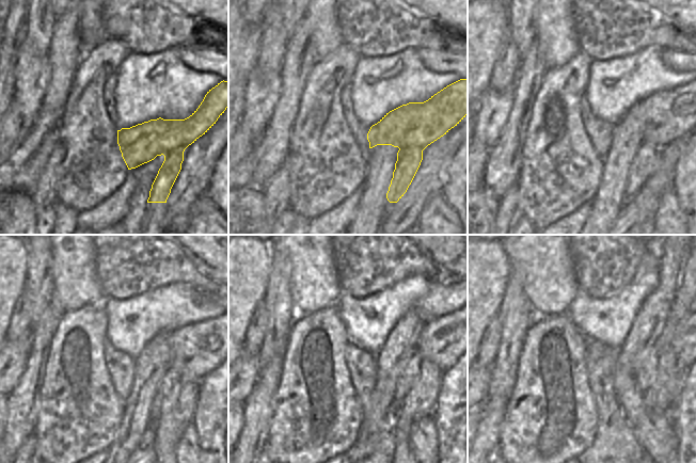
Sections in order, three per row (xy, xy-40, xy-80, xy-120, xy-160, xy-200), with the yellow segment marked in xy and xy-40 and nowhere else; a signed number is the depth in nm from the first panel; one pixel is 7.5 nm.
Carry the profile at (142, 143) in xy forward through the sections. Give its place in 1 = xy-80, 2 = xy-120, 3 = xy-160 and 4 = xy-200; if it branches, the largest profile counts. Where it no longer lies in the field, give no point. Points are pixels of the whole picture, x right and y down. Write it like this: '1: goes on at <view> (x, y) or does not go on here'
1: goes on at xy-80 (665, 116)
2: goes on at xy-120 (196, 349)
3: goes on at xy-160 (443, 340)
4: goes on at xy-200 (684, 344)

